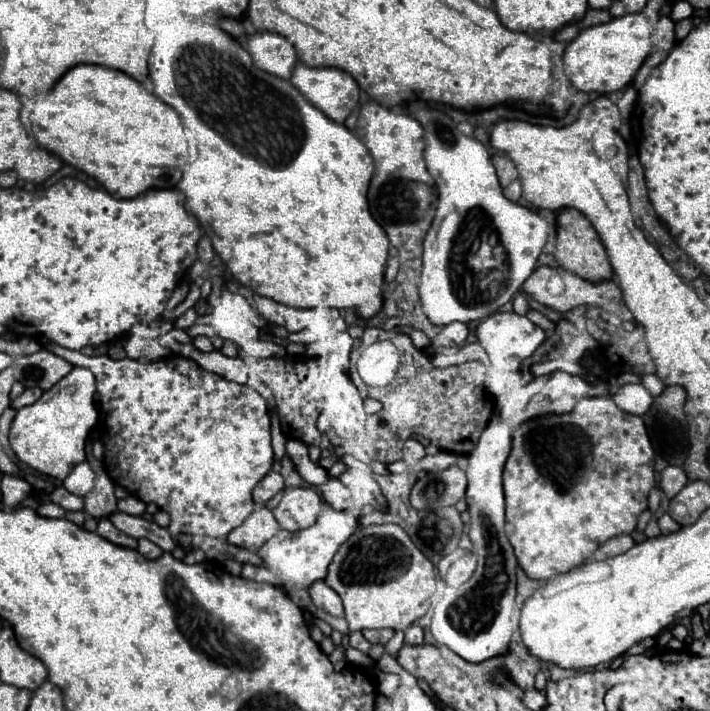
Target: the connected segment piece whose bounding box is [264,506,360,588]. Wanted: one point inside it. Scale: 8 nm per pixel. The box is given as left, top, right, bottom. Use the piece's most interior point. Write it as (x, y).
(304, 558)

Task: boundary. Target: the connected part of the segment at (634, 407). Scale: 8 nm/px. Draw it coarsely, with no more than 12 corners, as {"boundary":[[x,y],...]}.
{"boundary":[[624,384],[612,400],[624,412],[644,414],[652,396],[642,384]]}

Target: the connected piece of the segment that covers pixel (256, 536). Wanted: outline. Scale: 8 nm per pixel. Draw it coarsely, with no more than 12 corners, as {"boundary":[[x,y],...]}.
{"boundary":[[266,506],[256,508],[226,540],[260,550],[280,532]]}

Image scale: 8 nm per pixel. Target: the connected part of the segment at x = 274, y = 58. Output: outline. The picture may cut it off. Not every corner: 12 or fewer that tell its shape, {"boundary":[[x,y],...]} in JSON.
{"boundary":[[274,32],[246,40],[254,64],[290,80],[298,56]]}

